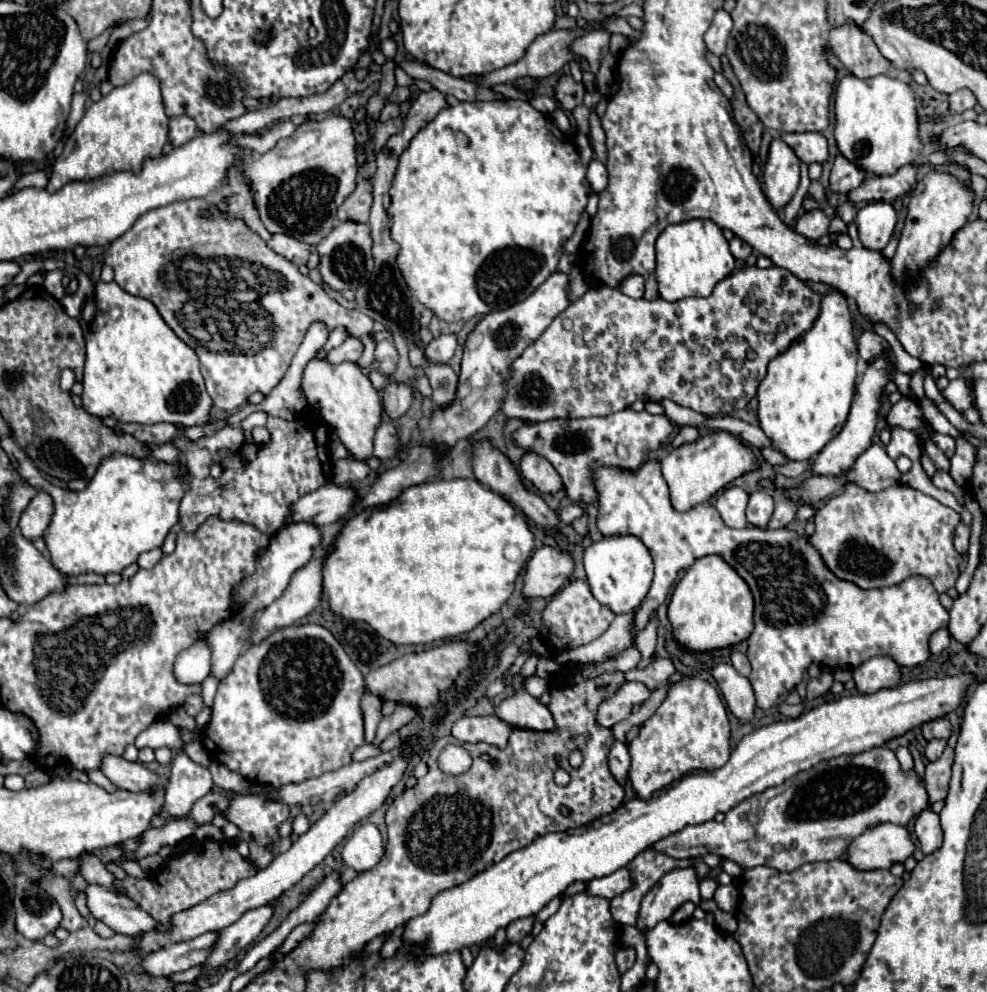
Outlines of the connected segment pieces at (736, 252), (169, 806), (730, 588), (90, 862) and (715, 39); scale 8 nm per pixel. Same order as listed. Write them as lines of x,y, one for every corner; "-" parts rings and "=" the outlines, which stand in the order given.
733,238
729,244
731,244
731,254
737,260
747,260
747,256
753,252
753,248
747,242
741,242
741,238
=
181,750
171,764
171,776
165,786
165,798
159,816
165,820
187,820
191,806
211,790
213,780
209,768
193,762
=
721,556
699,558
677,582
669,600
667,618
675,642
687,652
711,652
731,648
753,632
753,596
745,580
721,560
=
91,852
89,858
77,858
77,860
79,860
79,874
87,882
97,882
97,884
105,886
107,890
115,890
115,886
113,886
113,874
105,870
103,862
99,860
99,856
95,852
=
717,10
715,18
711,20
711,26
705,34
707,50
711,50
715,56
723,56
725,54
725,42
727,42
731,28
733,28
731,16
725,10

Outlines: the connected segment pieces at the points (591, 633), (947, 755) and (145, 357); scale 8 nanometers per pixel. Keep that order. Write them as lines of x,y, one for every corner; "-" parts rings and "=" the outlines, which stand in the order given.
573,580
565,588
561,588
553,596
553,600
547,604
547,608
543,612
541,636
543,636
543,642
549,646
551,654
561,654
561,652
565,652
569,648
589,644
591,640
599,638
609,628
613,618
615,618
615,614
607,606
601,606
593,598
587,582
=
945,748
943,756
937,762
929,762
925,766
925,788
929,796
929,804
943,800
949,790
951,780
951,766
953,766
953,748
=
97,282
95,288
97,314
91,322
87,336
87,360
83,376
83,408
99,418
113,418
117,422
157,424
171,422
183,426
201,426
211,420
213,400
205,390
203,376
199,372
197,354
175,336
175,332
163,322
157,308
139,296
131,296
117,282

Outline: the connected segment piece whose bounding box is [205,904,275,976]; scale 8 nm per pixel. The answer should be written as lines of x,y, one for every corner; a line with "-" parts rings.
273,904
247,910
235,924
221,930
217,938
217,946
205,962
205,976
211,976
219,966
235,958
239,950
247,948
261,934
261,930
269,924
273,910
275,910

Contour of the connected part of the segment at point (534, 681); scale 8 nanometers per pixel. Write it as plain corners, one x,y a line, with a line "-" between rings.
531,676
525,684
525,690
531,694
531,696
541,696
543,692
547,692
551,686
549,686
549,680
545,678
539,678
539,676

